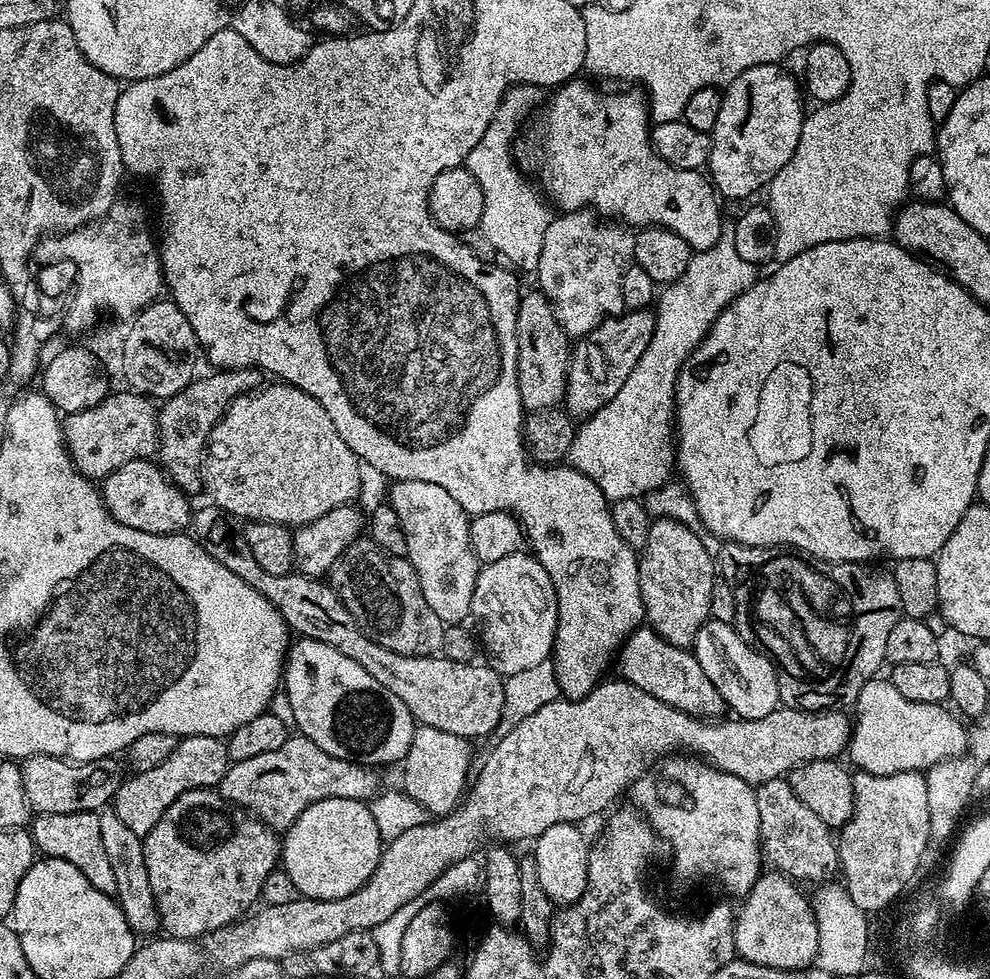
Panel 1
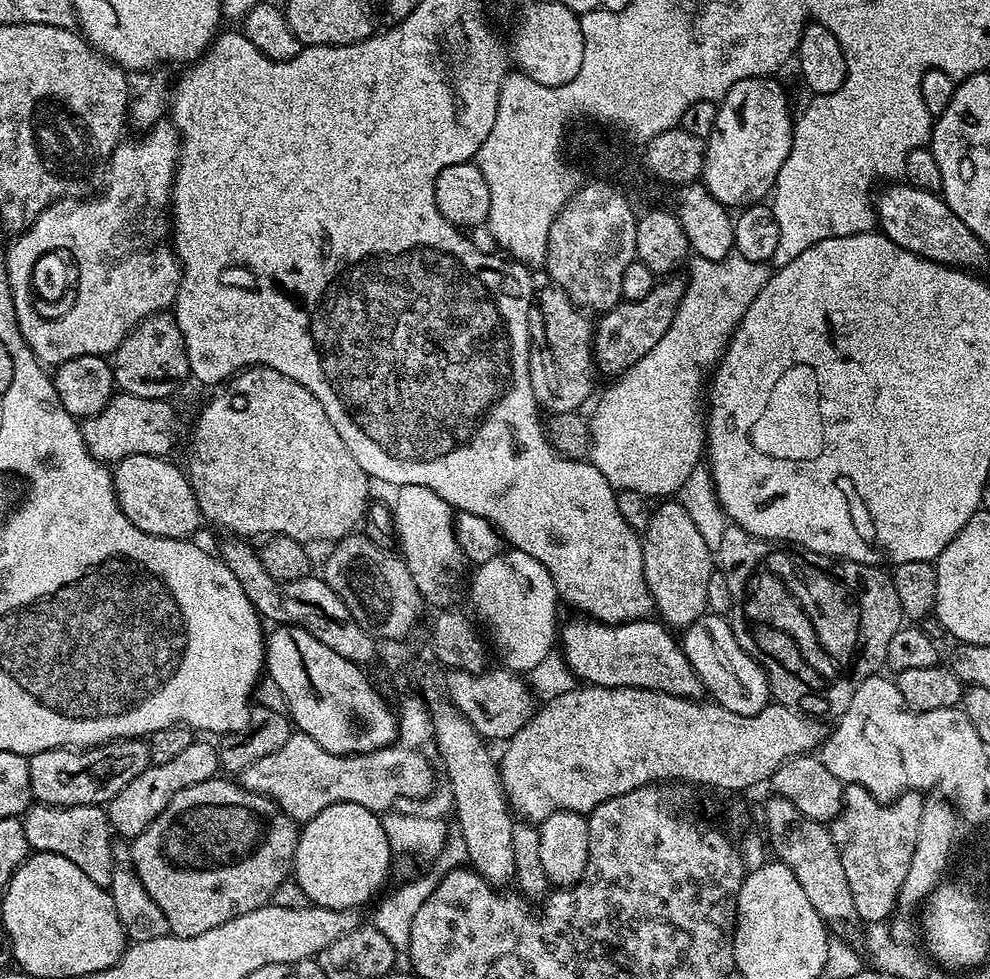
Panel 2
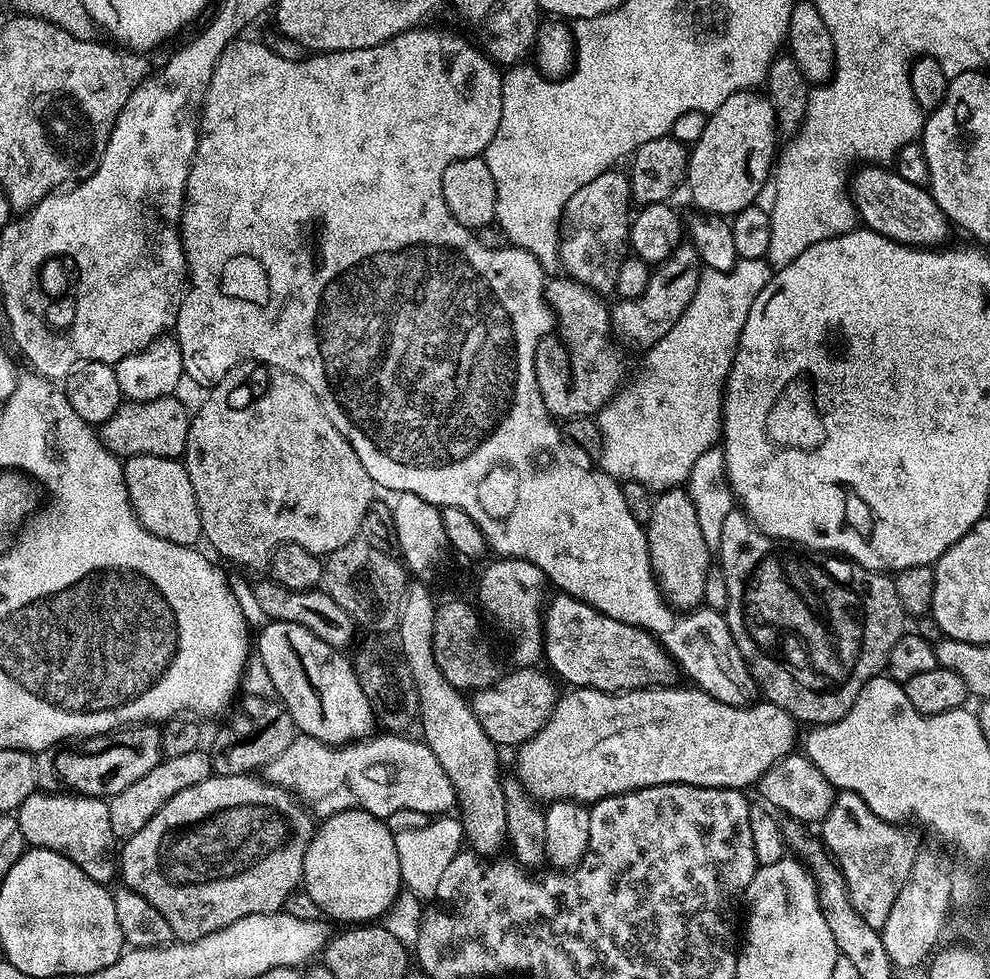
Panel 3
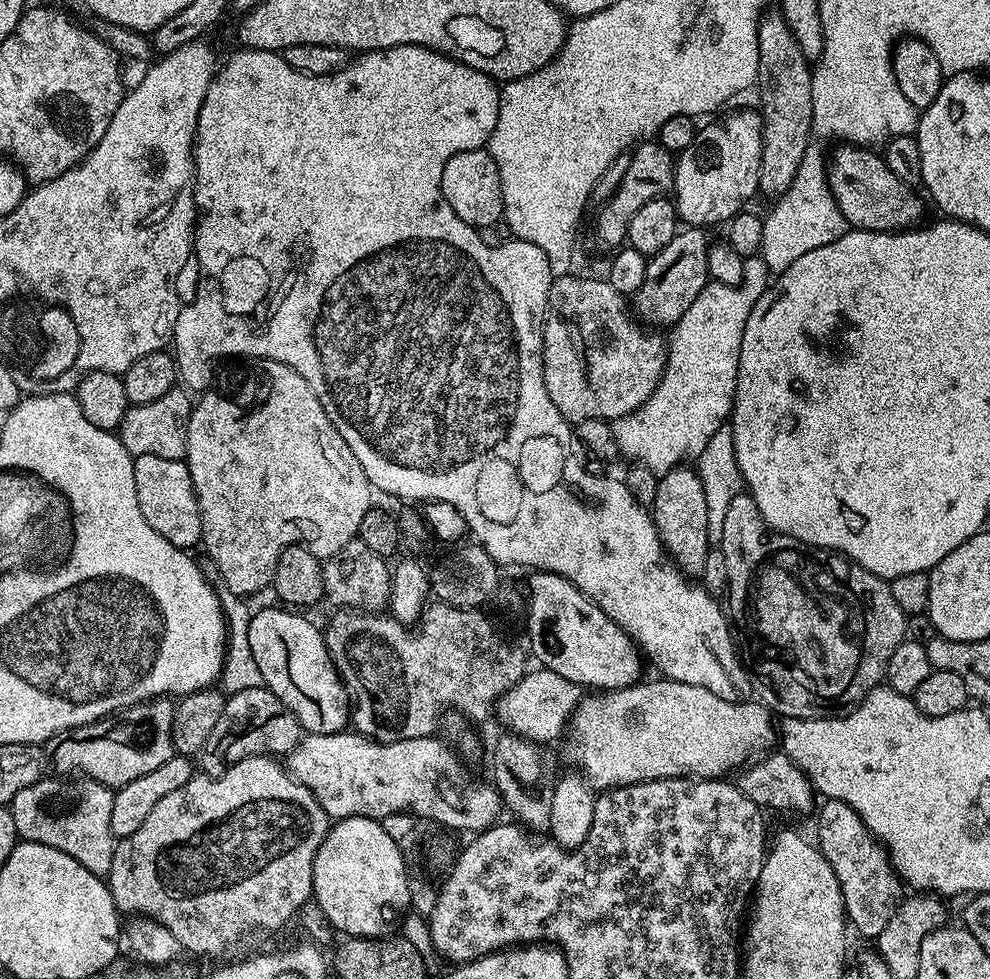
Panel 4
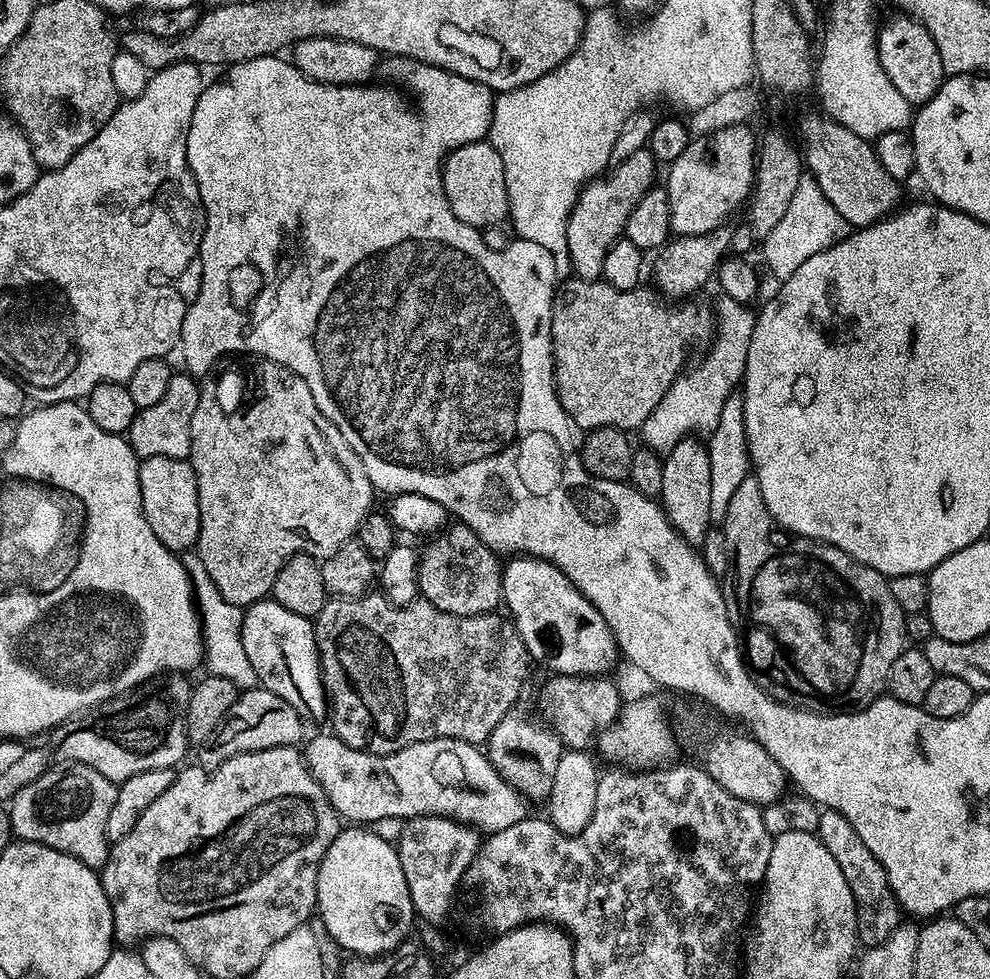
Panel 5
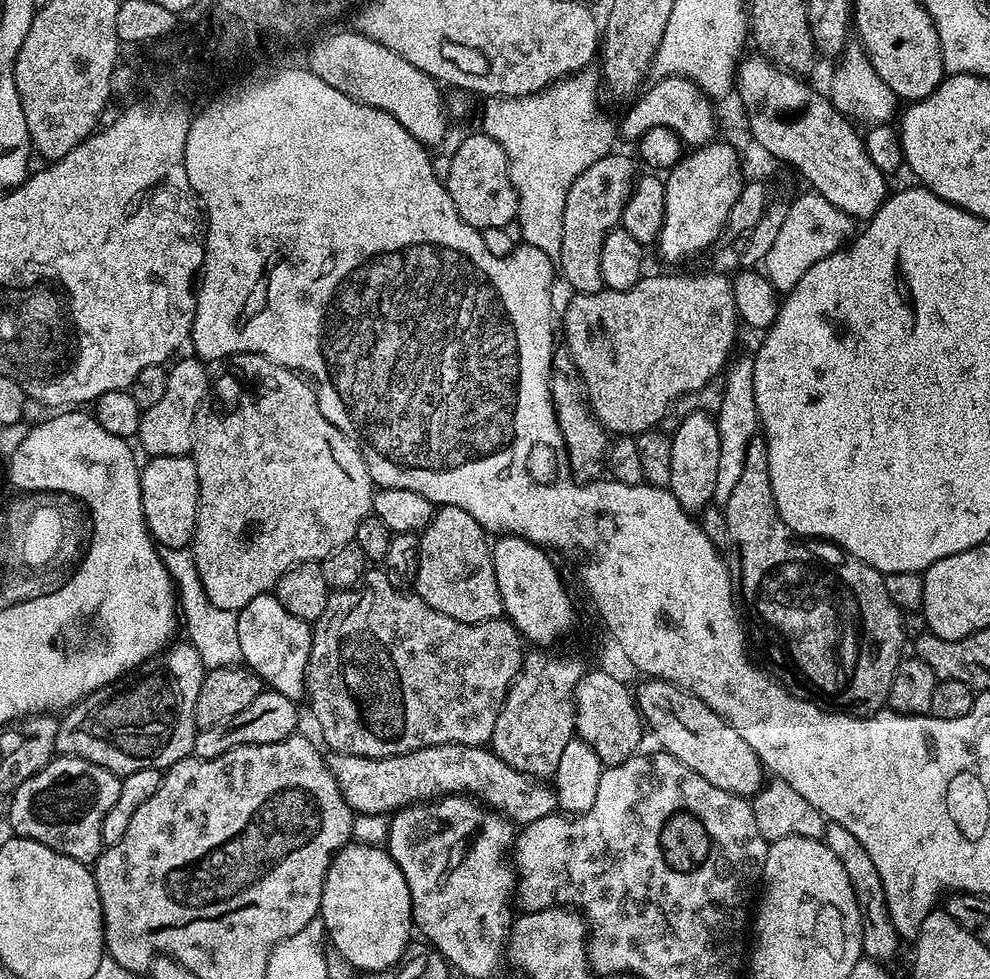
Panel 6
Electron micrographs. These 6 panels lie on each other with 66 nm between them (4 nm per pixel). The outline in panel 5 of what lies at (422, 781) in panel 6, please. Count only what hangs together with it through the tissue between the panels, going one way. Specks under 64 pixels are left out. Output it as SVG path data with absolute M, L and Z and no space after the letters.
M335 734L327 735L309 739L308 749L305 747L302 755L318 786L322 786L326 798L330 798L334 810L345 821L407 822L414 816L450 816L491 834L530 815L530 804L523 794L498 774L477 745L465 740L434 738L379 756L354 750L354 746L346 746Z

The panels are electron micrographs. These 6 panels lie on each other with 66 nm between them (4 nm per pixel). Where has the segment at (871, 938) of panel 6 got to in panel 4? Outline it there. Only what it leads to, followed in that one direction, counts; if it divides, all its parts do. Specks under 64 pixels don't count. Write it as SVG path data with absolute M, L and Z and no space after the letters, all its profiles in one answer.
M825 799L823 803L819 805L819 808L821 807L820 817L816 820L814 840L820 849L820 853L826 858L826 862L830 862L830 866L842 886L847 923L851 927L853 924L862 935L869 936L869 938L880 936L882 930L886 930L886 922L890 922L897 904L902 899L902 893L900 893L902 881L896 875L891 860L888 859L887 848L868 831L868 828L862 822L862 818L858 818L858 814L849 804L841 800L830 799Z

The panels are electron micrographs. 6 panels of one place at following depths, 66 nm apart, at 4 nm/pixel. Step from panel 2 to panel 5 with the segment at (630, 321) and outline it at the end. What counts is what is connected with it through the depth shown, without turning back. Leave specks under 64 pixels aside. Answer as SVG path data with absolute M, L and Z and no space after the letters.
M725 222L719 224L707 234L694 234L693 236L676 236L669 239L663 248L655 253L656 261L651 261L651 283L655 285L661 296L680 302L685 298L692 298L696 291L707 280L711 281L716 275L716 269L729 255L732 247L733 225Z

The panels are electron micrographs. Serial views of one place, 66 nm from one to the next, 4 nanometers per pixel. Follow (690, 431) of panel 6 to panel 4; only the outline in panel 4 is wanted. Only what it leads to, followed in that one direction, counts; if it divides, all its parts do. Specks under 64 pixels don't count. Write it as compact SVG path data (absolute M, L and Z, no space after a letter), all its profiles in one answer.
M692 466L671 468L658 479L658 494L650 505L652 521L664 544L664 551L672 557L676 567L689 577L699 577L706 562L710 547L708 542L708 510L706 492L703 490L702 478Z

